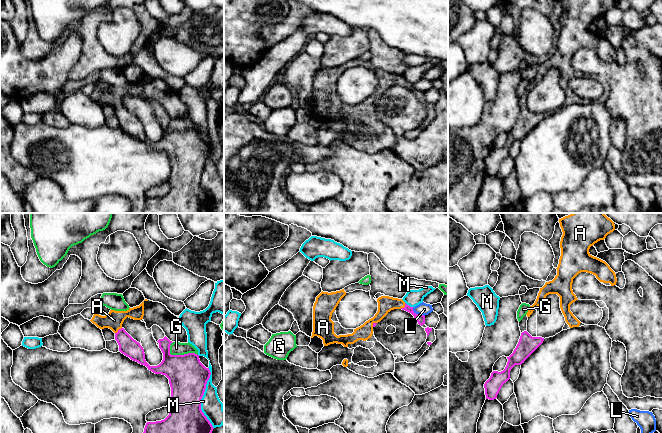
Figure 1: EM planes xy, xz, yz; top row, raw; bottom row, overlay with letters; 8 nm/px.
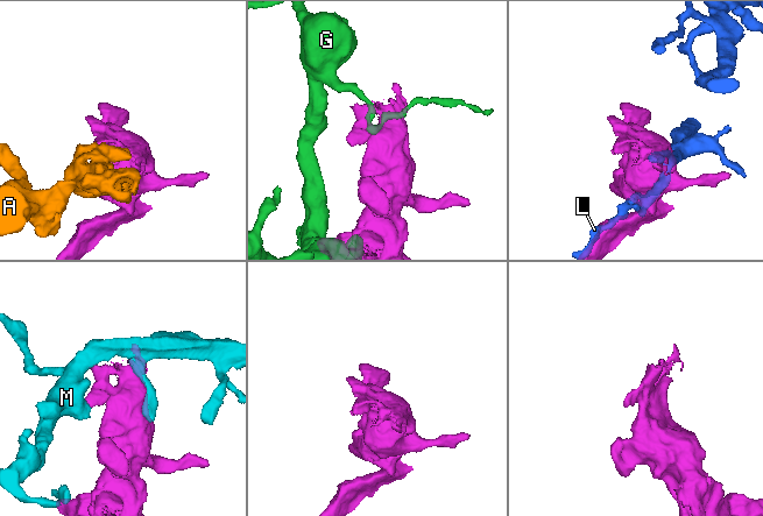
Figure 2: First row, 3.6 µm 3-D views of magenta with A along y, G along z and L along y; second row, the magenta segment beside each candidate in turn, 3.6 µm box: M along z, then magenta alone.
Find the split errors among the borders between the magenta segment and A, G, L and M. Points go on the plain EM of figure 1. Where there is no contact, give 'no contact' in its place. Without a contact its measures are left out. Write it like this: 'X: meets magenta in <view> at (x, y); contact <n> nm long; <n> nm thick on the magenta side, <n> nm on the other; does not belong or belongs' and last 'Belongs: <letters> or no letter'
A: meets magenta in xy at (118, 106); contact 80 nm long; 150 nm thick on the magenta side, 140 nm on the other; belongs
G: meets magenta in xy at (180, 131); contact 240 nm long; 300 nm thick on the magenta side, 110 nm on the other; does not belong
L: meets magenta in xz at (417, 90); contact 130 nm long; 70 nm thick on the magenta side, 100 nm on the other; does not belong
M: meets magenta in xy at (201, 174); contact 500 nm long; 340 nm thick on the magenta side, 170 nm on the other; does not belong
Belongs: A

